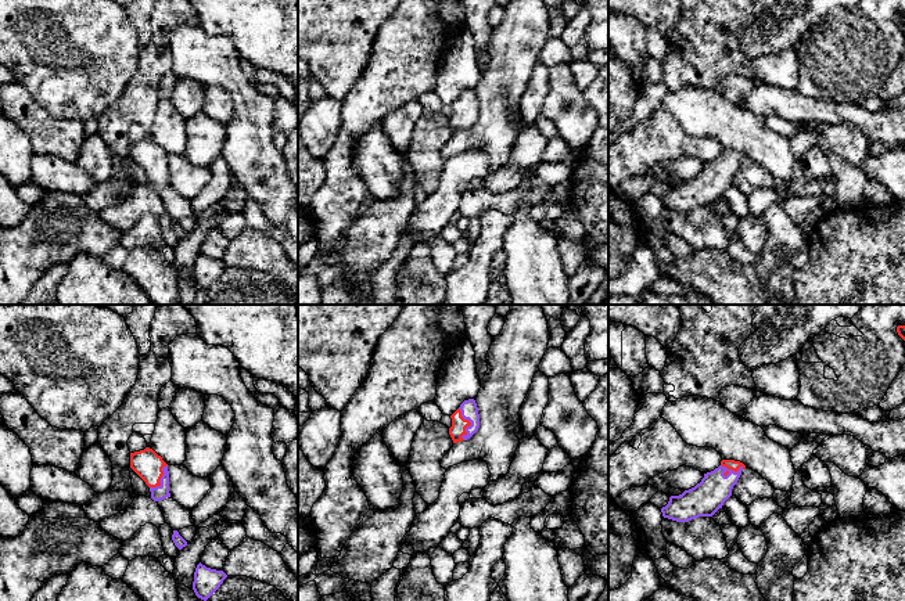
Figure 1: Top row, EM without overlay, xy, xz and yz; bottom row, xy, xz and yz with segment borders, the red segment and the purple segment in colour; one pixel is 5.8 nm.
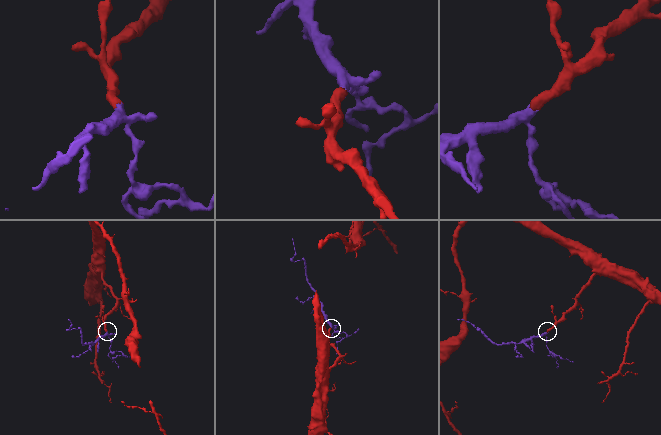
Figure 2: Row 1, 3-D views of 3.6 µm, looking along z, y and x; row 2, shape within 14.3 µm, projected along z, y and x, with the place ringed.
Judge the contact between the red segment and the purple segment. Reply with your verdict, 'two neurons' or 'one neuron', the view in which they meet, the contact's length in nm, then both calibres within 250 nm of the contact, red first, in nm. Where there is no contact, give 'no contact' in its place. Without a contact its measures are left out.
one neuron; meets red in xz; contact 190 nm long; 90 nm thick on the red side, 100 nm on the other

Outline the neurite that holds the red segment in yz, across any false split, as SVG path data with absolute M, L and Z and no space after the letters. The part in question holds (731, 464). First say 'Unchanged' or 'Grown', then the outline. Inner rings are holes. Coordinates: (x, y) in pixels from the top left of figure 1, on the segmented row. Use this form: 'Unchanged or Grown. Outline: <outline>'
Grown. Outline: M722 460L721 465L704 474L694 487L679 496L671 496L668 504L661 508L662 517L676 522L712 517L732 496L732 489L744 468L746 465L740 461Z

